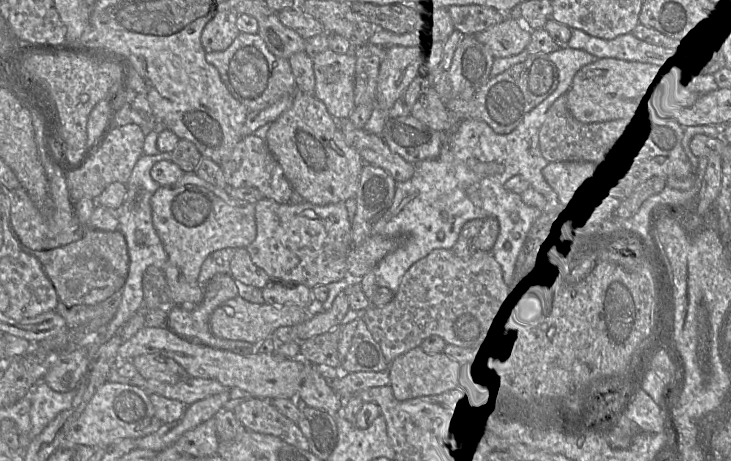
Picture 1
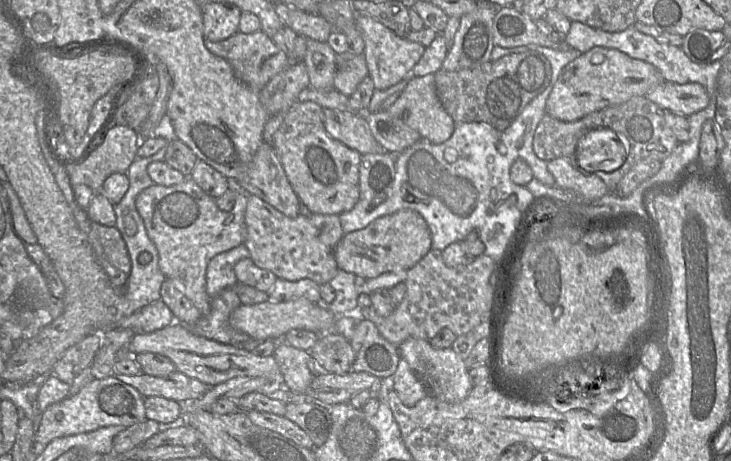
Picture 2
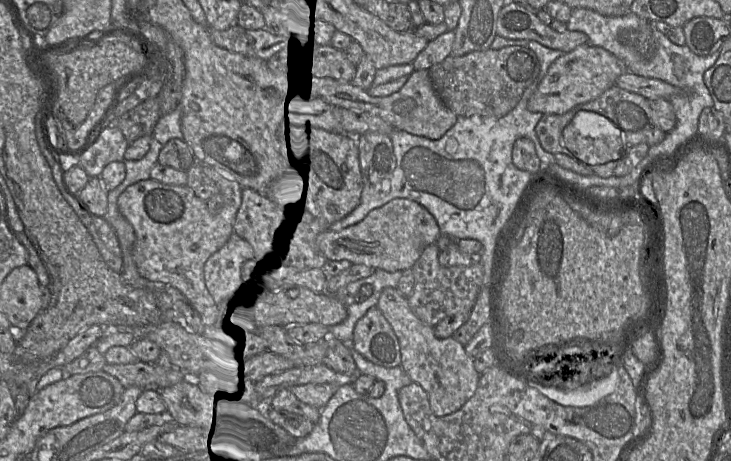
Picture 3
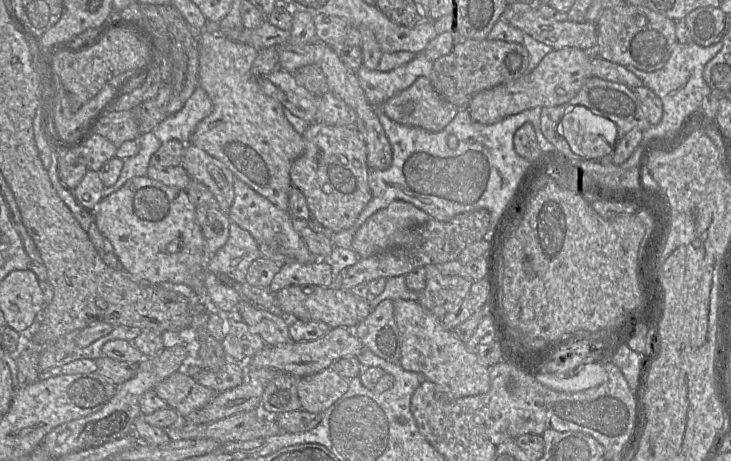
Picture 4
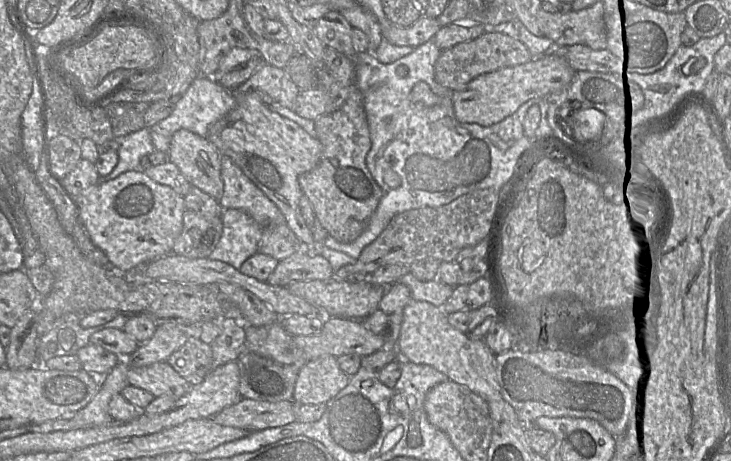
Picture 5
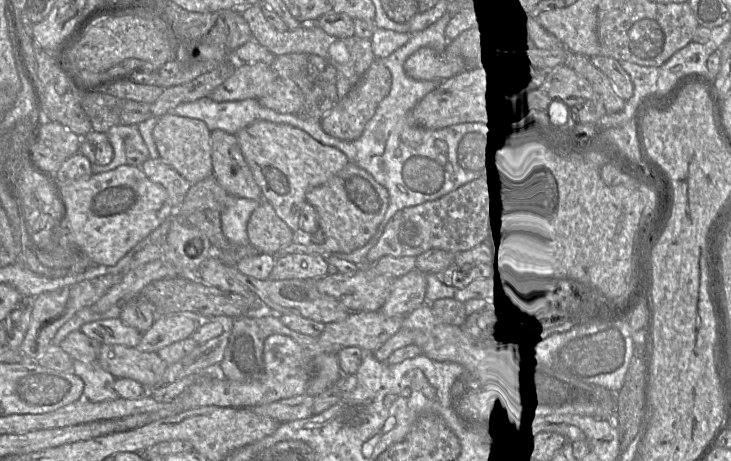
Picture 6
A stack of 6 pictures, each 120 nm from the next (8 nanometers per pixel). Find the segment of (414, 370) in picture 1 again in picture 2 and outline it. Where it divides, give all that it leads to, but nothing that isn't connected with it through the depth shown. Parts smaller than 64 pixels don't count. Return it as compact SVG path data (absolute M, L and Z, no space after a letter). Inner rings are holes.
M402 357L392 376L392 388L407 407L415 406L421 399L429 395L426 387L415 376L408 362Z

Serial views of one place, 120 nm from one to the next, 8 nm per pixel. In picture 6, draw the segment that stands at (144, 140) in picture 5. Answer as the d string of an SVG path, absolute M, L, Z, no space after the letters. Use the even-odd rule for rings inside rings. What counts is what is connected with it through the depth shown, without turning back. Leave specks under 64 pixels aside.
M116 125L109 128L106 132L109 143L113 148L113 159L107 165L99 165L97 163L92 165L92 173L98 174L108 172L116 169L121 165L127 164L125 154L125 139L131 139L134 147L144 156L149 156L149 150L138 130L137 125Z

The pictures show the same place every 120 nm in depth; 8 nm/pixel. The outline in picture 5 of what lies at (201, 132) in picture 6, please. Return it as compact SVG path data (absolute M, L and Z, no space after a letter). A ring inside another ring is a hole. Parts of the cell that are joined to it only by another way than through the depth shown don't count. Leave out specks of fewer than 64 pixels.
M179 129L170 139L168 160L174 163L190 184L216 200L223 195L221 154L206 137Z

